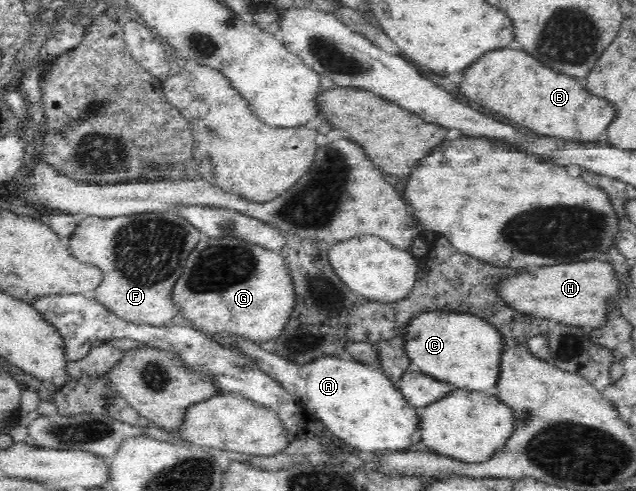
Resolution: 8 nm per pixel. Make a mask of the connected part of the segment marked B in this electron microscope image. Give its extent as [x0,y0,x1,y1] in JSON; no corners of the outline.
[459,49,618,143]

